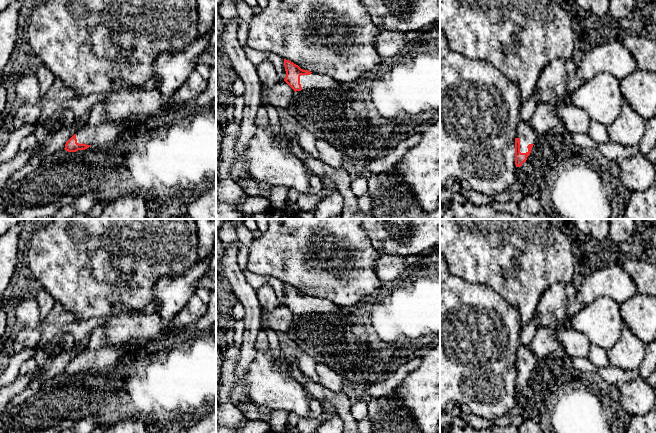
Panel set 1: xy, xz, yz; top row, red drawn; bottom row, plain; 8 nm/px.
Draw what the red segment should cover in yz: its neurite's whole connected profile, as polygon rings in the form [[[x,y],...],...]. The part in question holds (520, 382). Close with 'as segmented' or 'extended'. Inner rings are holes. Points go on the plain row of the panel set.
[[[519,344],[515,351],[515,389],[522,390],[530,379],[532,371],[539,358],[530,350],[529,346]]]; extended

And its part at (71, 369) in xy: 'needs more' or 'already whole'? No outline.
needs more

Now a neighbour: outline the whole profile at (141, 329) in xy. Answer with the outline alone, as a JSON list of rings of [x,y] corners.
[[[156,312],[113,316],[104,322],[102,327],[105,329],[106,341],[112,345],[123,345],[131,342],[143,346],[155,339],[170,338],[174,331],[182,329],[175,327],[172,320],[163,320]]]

